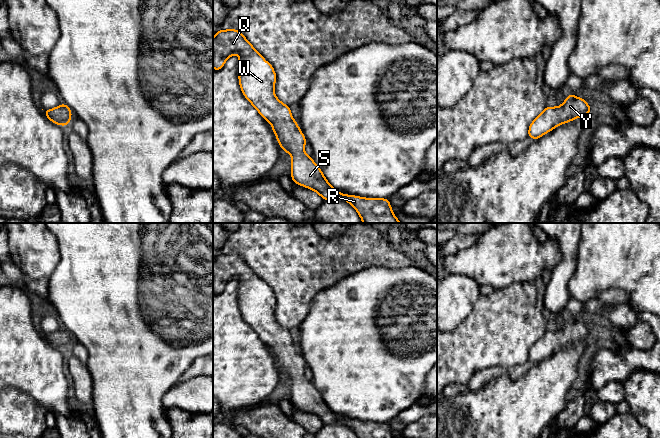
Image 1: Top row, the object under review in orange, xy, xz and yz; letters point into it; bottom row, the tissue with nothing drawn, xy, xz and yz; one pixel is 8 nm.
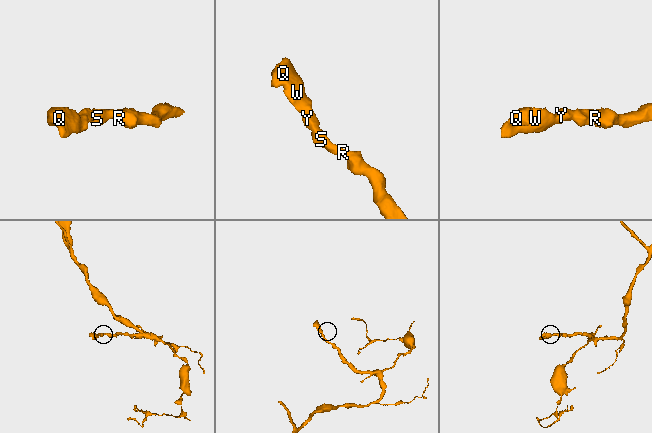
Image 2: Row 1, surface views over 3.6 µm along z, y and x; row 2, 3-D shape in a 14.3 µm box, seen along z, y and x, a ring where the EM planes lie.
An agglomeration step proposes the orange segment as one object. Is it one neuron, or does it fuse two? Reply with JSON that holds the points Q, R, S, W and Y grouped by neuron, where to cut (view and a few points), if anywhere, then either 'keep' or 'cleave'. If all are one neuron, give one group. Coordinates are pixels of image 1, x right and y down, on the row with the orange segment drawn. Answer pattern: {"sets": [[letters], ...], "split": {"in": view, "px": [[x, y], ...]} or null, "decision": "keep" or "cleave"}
{"sets": [["Q", "R", "S", "W", "Y"]], "split": null, "decision": "keep"}

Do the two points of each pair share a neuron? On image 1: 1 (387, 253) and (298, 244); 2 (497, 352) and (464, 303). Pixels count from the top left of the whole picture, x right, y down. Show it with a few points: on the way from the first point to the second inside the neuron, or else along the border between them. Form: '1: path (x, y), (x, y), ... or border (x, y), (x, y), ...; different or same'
1: path (365, 252), (320, 252); same
2: border (480, 295), (471, 311), (454, 328); different

